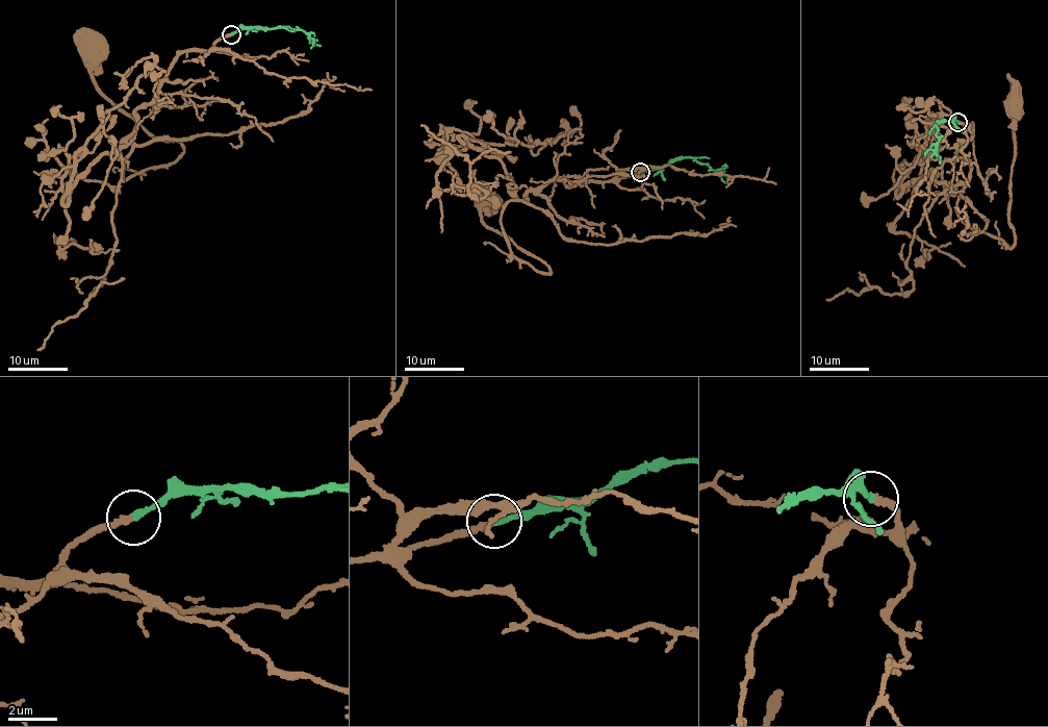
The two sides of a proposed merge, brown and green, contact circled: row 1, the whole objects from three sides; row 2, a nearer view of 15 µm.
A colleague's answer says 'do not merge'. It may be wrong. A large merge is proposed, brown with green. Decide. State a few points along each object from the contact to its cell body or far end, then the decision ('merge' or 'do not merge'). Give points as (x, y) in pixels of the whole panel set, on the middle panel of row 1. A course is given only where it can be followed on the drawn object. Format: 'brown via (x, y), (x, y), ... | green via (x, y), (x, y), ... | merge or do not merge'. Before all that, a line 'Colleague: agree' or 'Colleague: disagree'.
Colleague: disagree
brown via (639, 171), (570, 187), (554, 180), (506, 204), (509, 249), (550, 274), (484, 224), (489, 203) | green via (639, 171), (684, 157), (709, 164), (715, 170), (721, 171), (725, 167), (722, 166) | merge

